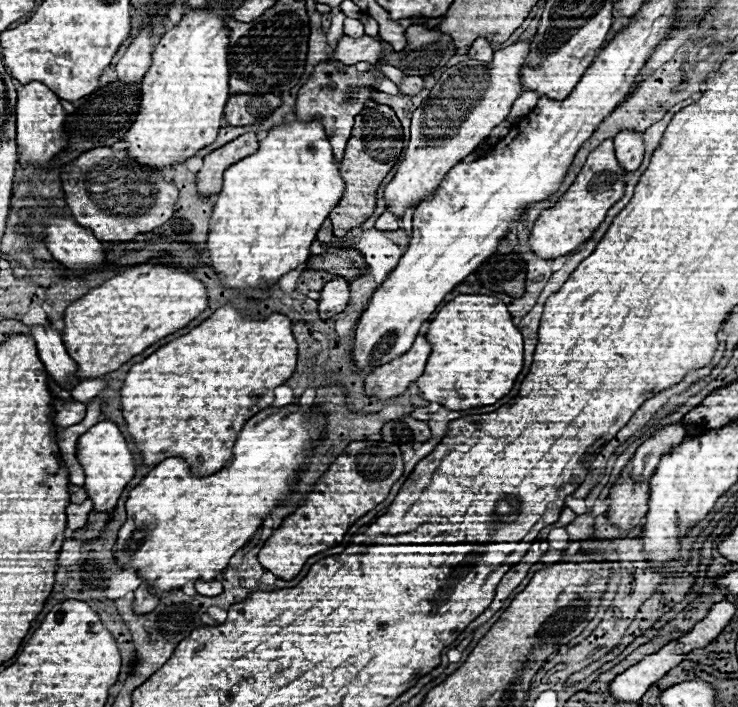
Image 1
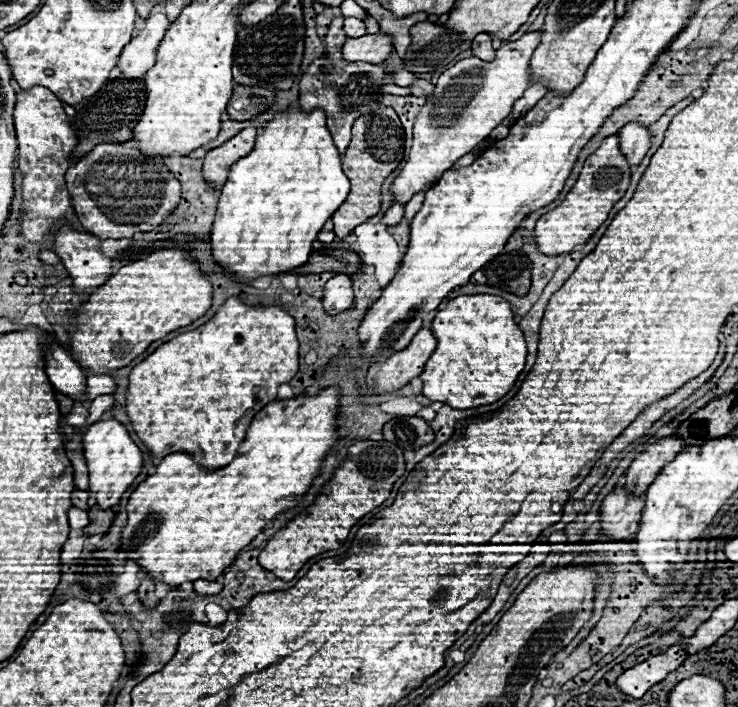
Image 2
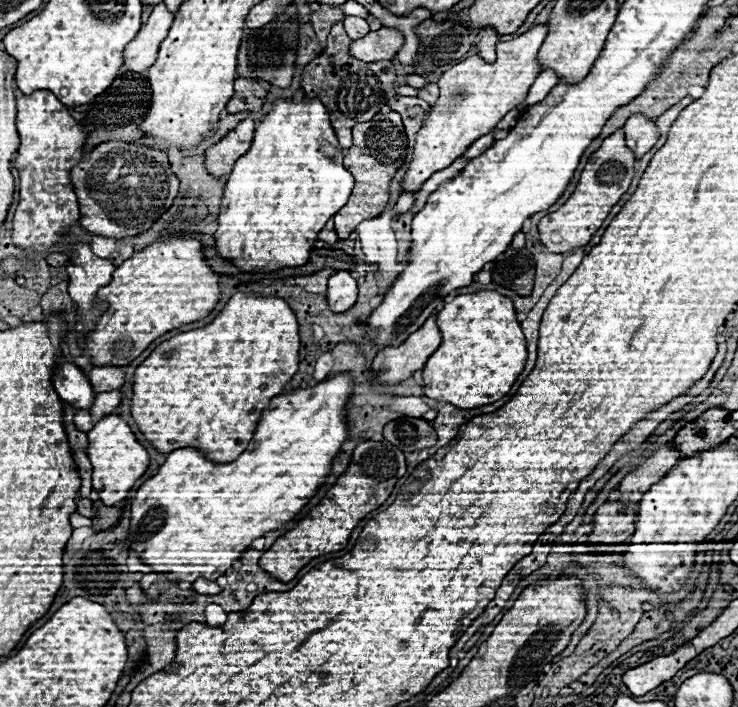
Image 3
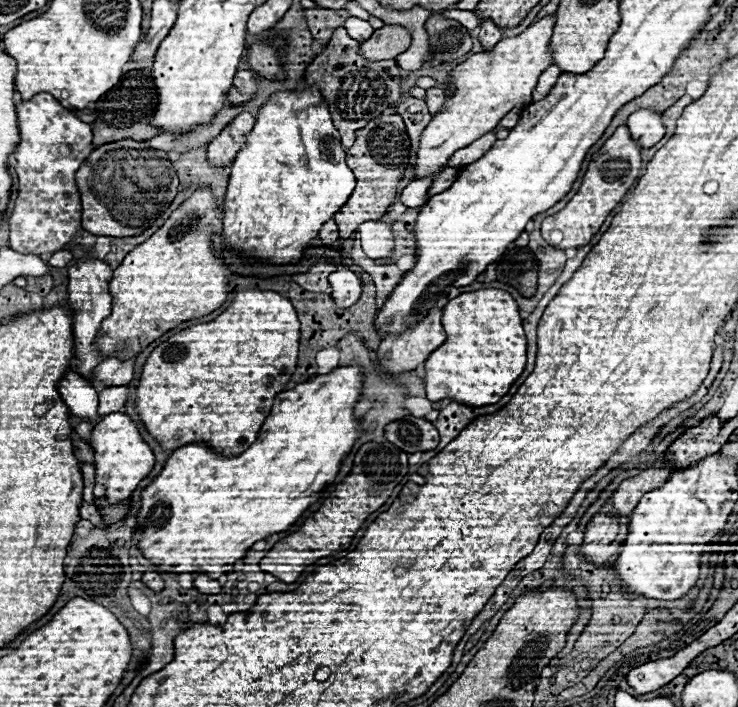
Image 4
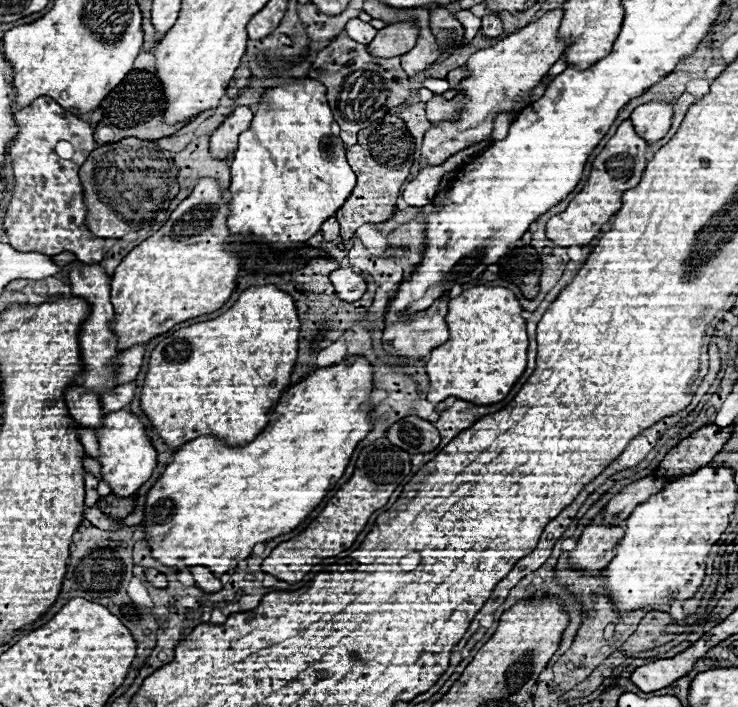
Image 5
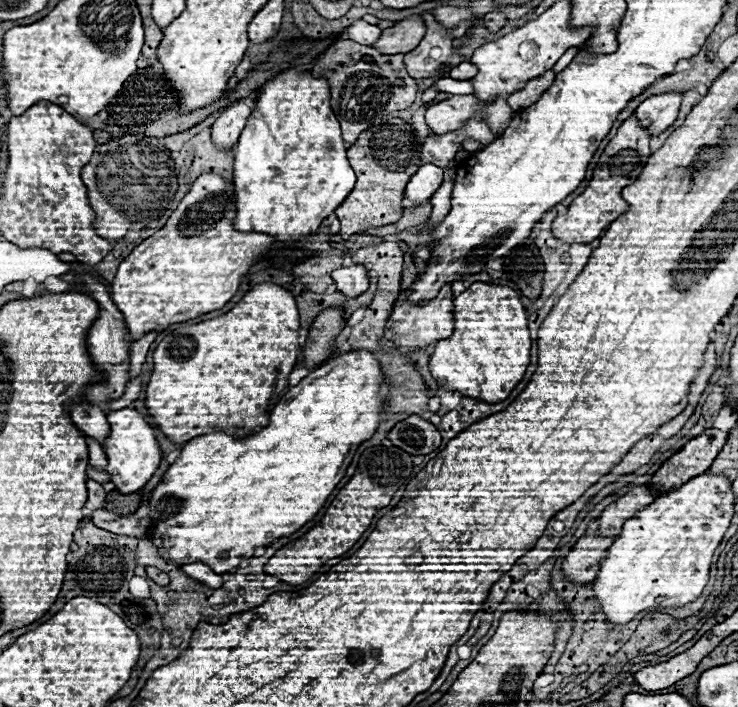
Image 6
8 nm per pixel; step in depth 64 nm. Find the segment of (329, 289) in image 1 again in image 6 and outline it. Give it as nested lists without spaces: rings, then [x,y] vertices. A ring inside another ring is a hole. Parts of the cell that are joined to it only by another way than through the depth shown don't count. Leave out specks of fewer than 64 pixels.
[[[362,264],[336,268],[332,272],[332,278],[334,278],[338,290],[344,292],[346,296],[356,298],[368,290],[368,270]]]

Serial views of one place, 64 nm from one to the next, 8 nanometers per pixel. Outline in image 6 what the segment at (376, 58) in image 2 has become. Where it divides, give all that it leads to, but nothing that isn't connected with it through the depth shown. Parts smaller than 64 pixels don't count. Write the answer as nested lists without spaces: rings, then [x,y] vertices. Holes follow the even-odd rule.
[[[412,16],[402,22],[396,22],[388,30],[382,30],[382,36],[374,44],[374,48],[388,54],[406,54],[422,42],[424,34],[426,34],[426,24],[422,16]]]

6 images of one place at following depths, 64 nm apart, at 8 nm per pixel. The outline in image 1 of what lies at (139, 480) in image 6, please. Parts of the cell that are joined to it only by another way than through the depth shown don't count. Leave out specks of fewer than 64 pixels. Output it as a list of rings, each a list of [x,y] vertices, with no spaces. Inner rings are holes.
[[[110,420],[94,424],[78,440],[78,460],[80,460],[80,464],[82,464],[84,472],[86,472],[84,488],[86,488],[88,496],[94,502],[94,510],[98,510],[98,512],[112,510],[116,506],[122,490],[134,478],[134,472],[136,472],[134,454],[128,448],[128,442],[122,436],[120,428],[114,422],[110,422]]]

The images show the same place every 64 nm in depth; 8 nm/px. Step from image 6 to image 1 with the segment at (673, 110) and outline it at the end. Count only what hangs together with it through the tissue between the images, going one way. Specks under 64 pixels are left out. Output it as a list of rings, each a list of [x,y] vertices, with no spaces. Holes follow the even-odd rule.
[[[622,130],[614,138],[616,156],[620,156],[620,164],[628,168],[628,172],[636,170],[644,158],[644,134],[634,130]]]

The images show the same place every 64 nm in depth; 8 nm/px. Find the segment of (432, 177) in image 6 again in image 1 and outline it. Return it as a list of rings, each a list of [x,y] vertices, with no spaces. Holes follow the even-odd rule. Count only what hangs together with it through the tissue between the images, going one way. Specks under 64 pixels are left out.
[[[386,210],[386,212],[378,218],[376,226],[378,226],[378,228],[384,228],[384,230],[396,230],[396,228],[398,228],[398,218],[396,218],[392,212]]]

